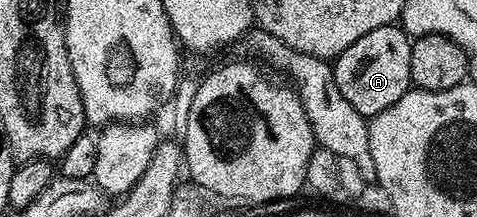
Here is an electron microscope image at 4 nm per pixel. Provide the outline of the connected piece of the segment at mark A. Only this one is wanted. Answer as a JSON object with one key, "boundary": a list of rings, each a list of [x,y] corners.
{"boundary":[[[397,23],[388,26],[376,26],[376,30],[368,30],[364,38],[352,42],[348,50],[344,50],[333,61],[334,81],[340,86],[340,94],[348,102],[352,102],[352,110],[360,115],[372,118],[388,106],[393,106],[410,91],[410,75],[412,74],[412,40],[406,31]]]}

